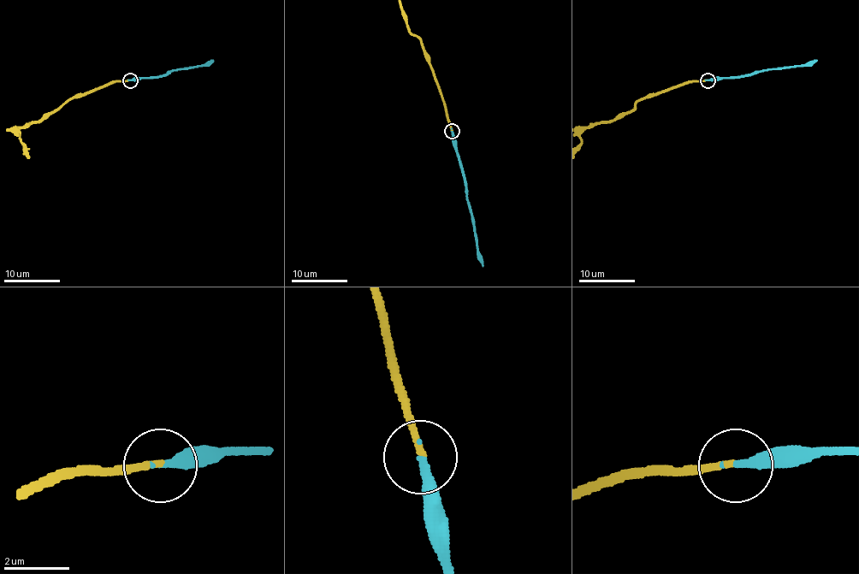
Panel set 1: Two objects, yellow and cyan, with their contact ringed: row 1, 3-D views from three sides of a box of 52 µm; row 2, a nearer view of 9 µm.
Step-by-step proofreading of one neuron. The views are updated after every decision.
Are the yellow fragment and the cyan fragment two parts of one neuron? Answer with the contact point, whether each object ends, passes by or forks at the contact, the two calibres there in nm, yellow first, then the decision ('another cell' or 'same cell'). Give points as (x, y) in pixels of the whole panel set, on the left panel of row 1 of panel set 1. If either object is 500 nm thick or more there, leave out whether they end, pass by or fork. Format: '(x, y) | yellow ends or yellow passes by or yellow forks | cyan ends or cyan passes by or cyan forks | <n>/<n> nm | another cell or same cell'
(130, 80) | yellow ends | cyan ends | 190/280 nm | same cell

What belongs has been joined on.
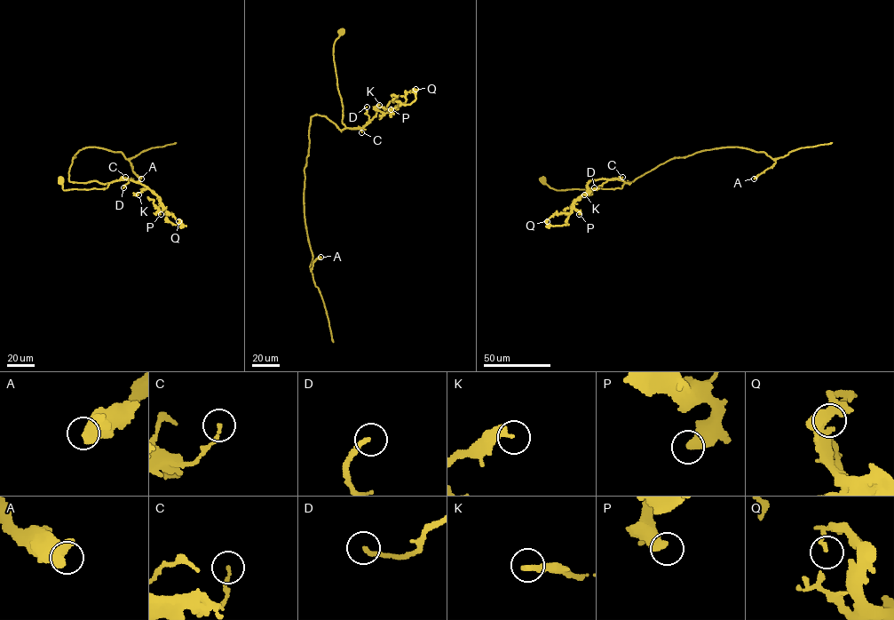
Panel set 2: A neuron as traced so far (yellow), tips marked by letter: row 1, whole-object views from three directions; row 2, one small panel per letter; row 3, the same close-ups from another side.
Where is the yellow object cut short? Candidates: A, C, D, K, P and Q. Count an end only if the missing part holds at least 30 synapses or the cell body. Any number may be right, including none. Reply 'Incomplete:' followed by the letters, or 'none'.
Incomplete: none

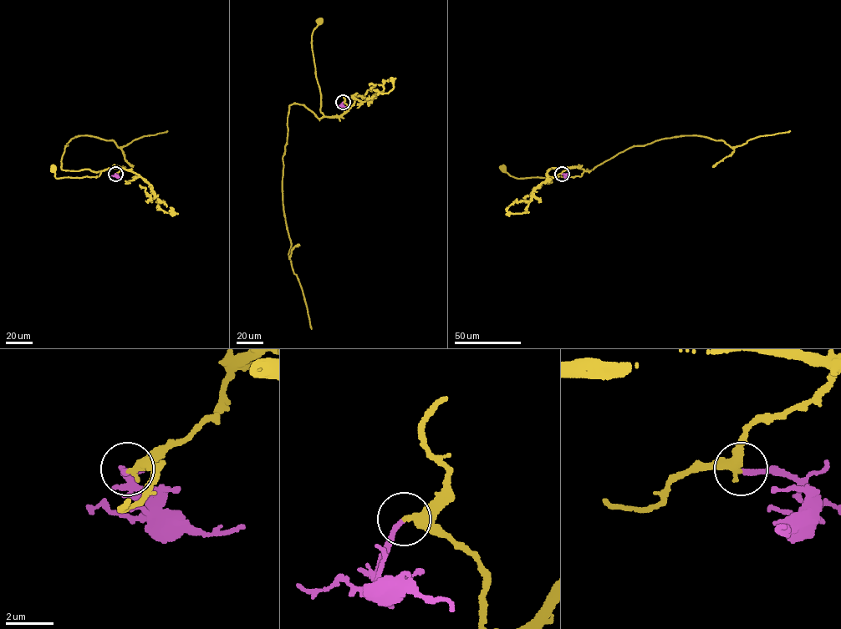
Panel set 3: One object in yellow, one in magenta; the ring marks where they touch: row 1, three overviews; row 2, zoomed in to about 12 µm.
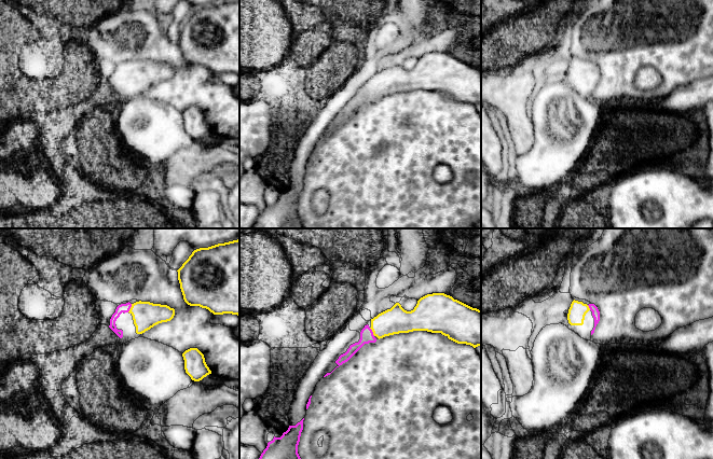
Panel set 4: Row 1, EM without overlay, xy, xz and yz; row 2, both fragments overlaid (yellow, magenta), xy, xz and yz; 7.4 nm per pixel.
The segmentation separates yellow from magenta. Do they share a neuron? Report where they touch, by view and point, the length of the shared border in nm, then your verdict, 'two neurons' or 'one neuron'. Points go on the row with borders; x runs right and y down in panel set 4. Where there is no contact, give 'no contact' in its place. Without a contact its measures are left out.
meets yellow in xy at (131, 308); contact 70 nm long; one neuron

